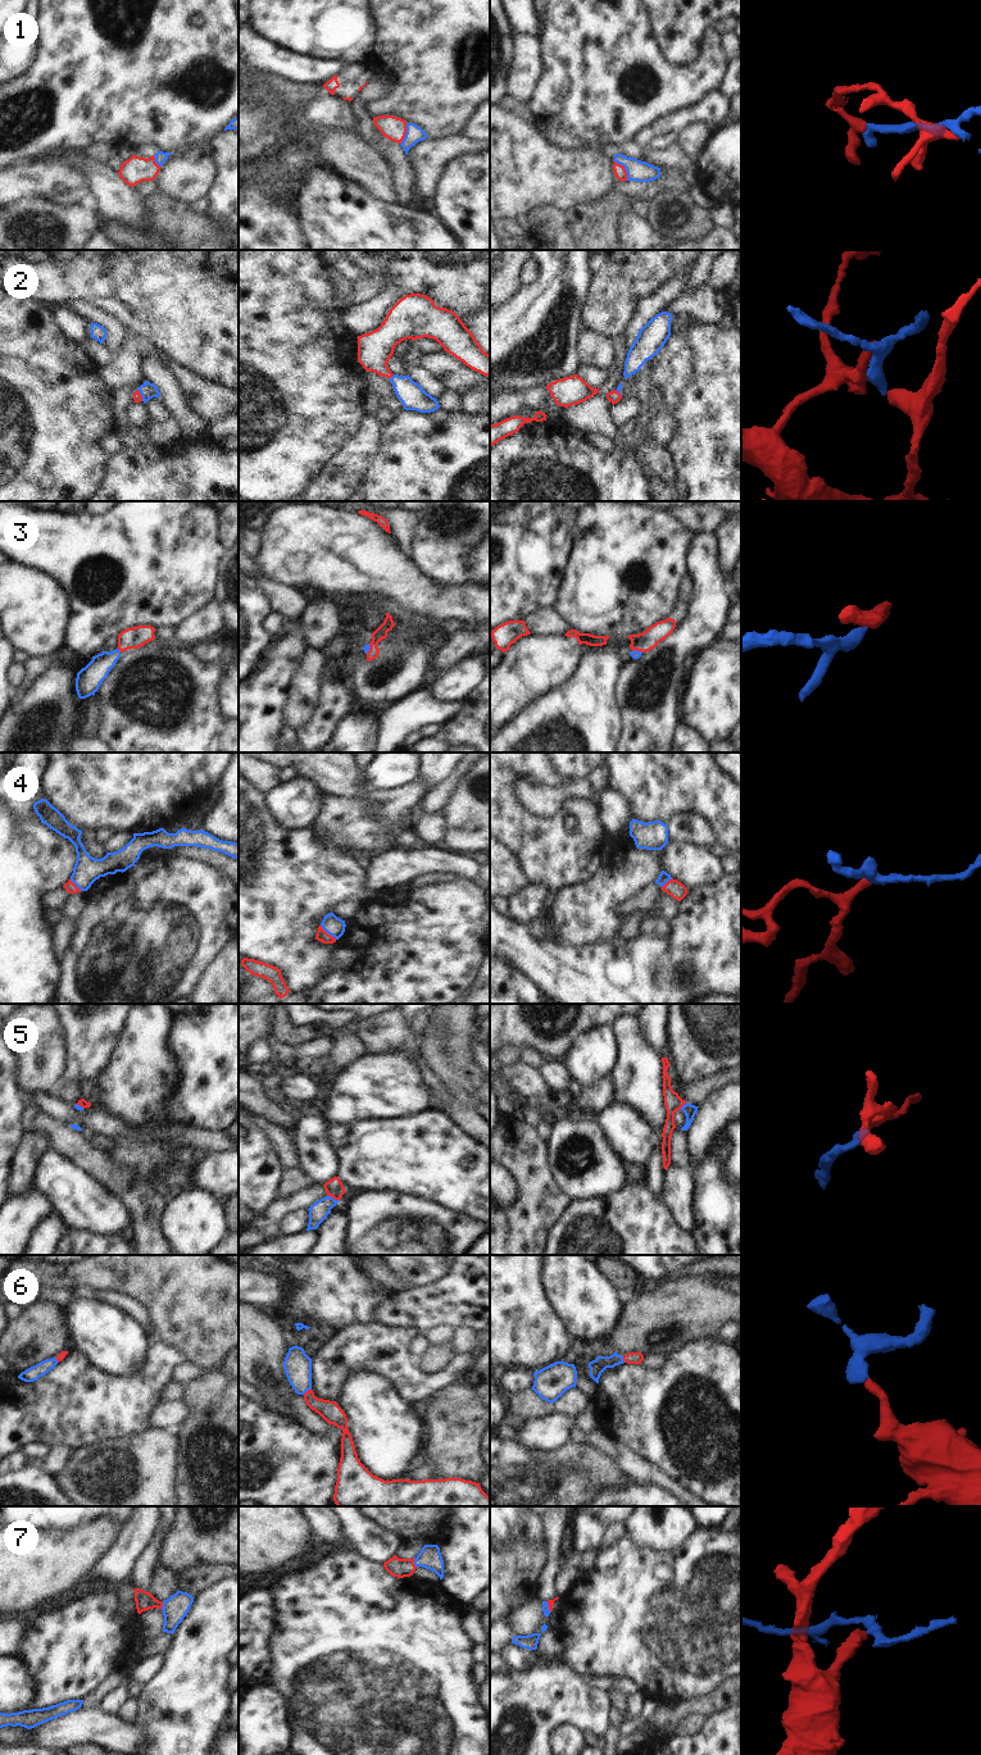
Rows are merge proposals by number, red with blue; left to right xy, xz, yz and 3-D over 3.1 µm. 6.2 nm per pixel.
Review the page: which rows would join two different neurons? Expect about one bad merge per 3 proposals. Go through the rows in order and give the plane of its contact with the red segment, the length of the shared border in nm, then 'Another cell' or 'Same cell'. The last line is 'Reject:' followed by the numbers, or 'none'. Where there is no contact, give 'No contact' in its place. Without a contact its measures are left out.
1: Touches red in yz. Shared border 150 nm. Same cell
2: Touches red in xz. Shared border 40 nm. Same cell
3: Touches red in xy. Shared border 40 nm. Same cell
4: Touches red in xz. Shared border 140 nm. Same cell
5: Touches red in xz. Shared border 80 nm. Same cell
6: Touches red in xz. Shared border 70 nm. Same cell
7: Touches red in xz. Shared border 60 nm. Same cell
Reject: none.

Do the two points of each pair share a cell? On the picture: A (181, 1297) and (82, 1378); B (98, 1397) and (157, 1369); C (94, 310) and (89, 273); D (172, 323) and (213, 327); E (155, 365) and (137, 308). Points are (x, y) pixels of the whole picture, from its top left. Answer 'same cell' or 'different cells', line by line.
A: different cells
B: same cell
C: different cells
D: same cell
E: different cells

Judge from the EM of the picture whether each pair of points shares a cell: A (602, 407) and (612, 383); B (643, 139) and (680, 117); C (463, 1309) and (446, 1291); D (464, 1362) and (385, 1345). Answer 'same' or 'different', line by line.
A: same
B: same
C: same
D: same

